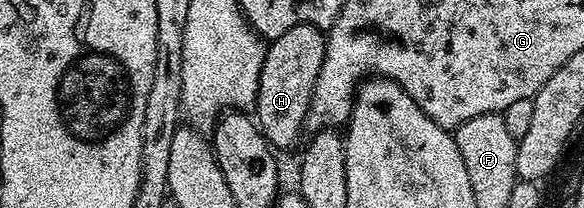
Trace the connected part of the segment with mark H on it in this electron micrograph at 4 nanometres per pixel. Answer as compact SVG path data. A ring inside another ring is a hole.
M299 24L267 45L262 74L258 78L254 119L273 149L294 147L300 131L305 131L314 82L318 78L318 70L322 70L326 52L325 39L321 29Z

